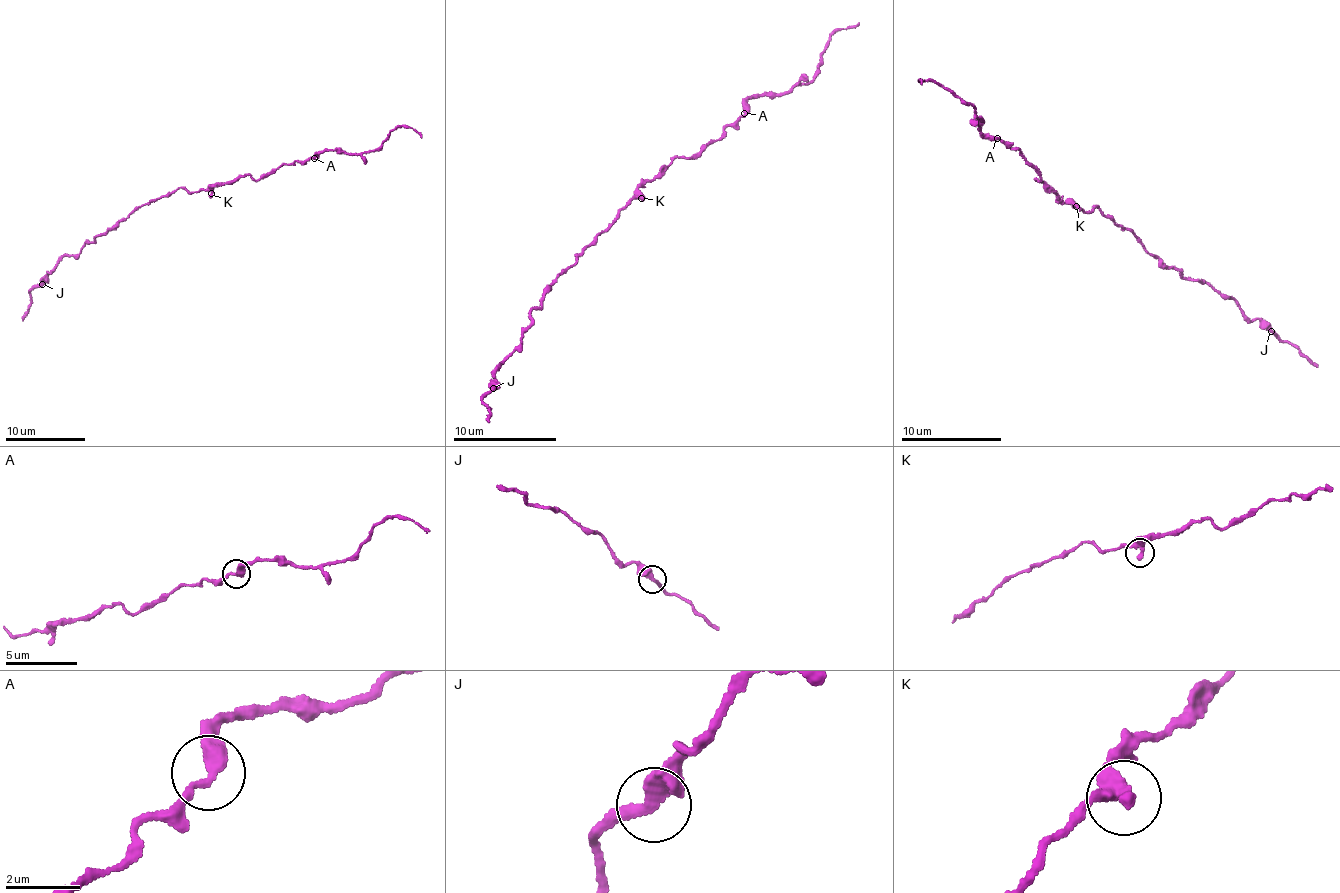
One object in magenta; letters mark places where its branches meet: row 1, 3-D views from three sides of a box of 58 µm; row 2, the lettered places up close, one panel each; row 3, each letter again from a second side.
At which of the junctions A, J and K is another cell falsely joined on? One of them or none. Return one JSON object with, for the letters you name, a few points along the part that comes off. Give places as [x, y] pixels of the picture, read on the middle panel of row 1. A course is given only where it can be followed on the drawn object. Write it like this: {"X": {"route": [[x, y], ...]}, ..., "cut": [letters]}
{"cut": []}

